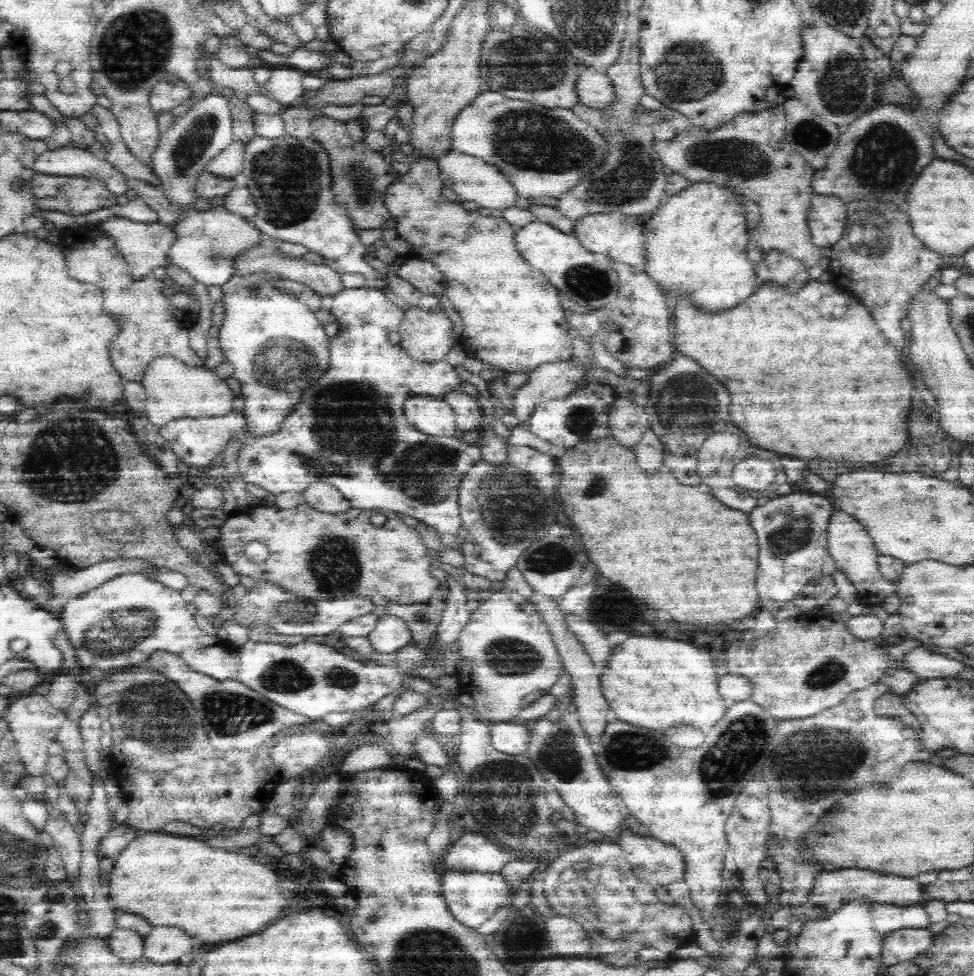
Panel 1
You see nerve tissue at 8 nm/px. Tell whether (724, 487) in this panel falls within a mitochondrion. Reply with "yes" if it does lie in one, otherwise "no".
no

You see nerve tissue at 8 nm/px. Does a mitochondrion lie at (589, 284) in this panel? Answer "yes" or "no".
yes

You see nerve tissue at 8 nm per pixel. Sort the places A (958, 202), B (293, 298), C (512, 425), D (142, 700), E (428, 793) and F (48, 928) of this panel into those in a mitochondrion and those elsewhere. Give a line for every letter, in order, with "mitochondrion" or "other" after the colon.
A: other
B: other
C: other
D: mitochondrion
E: other
F: mitochondrion

